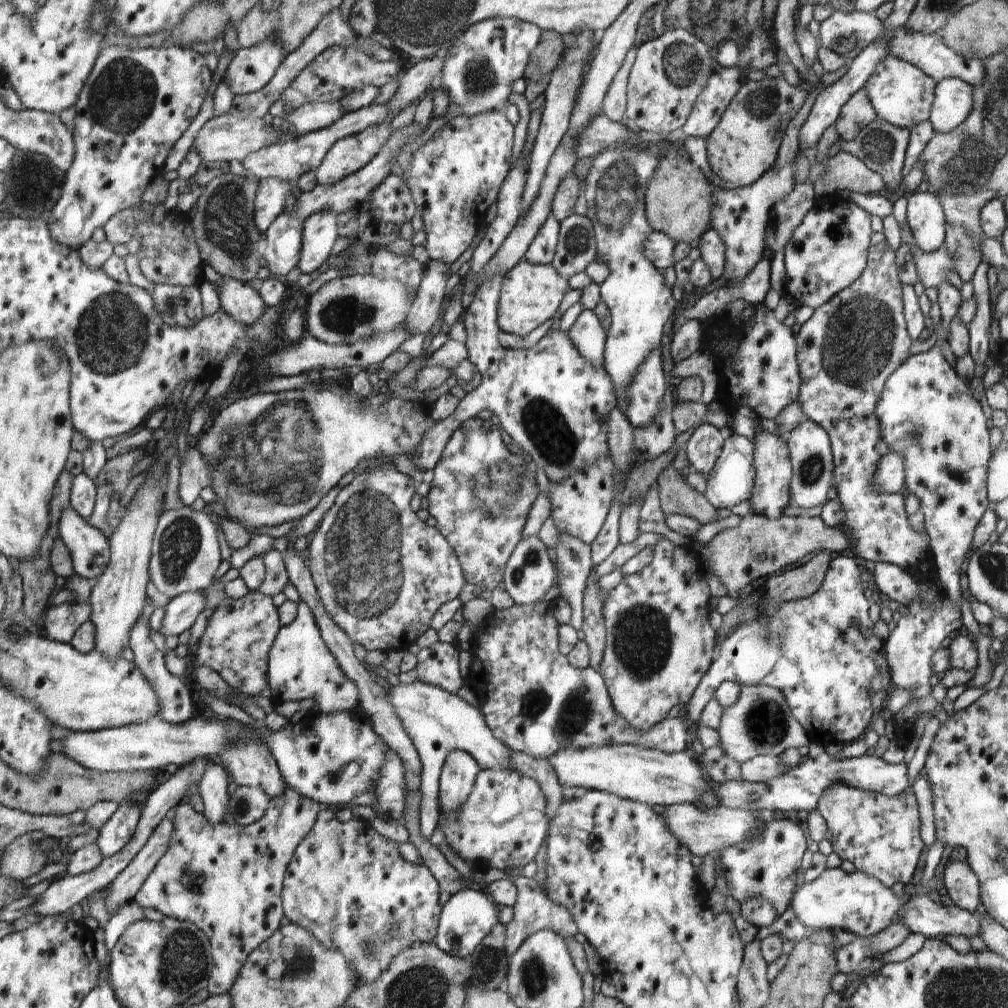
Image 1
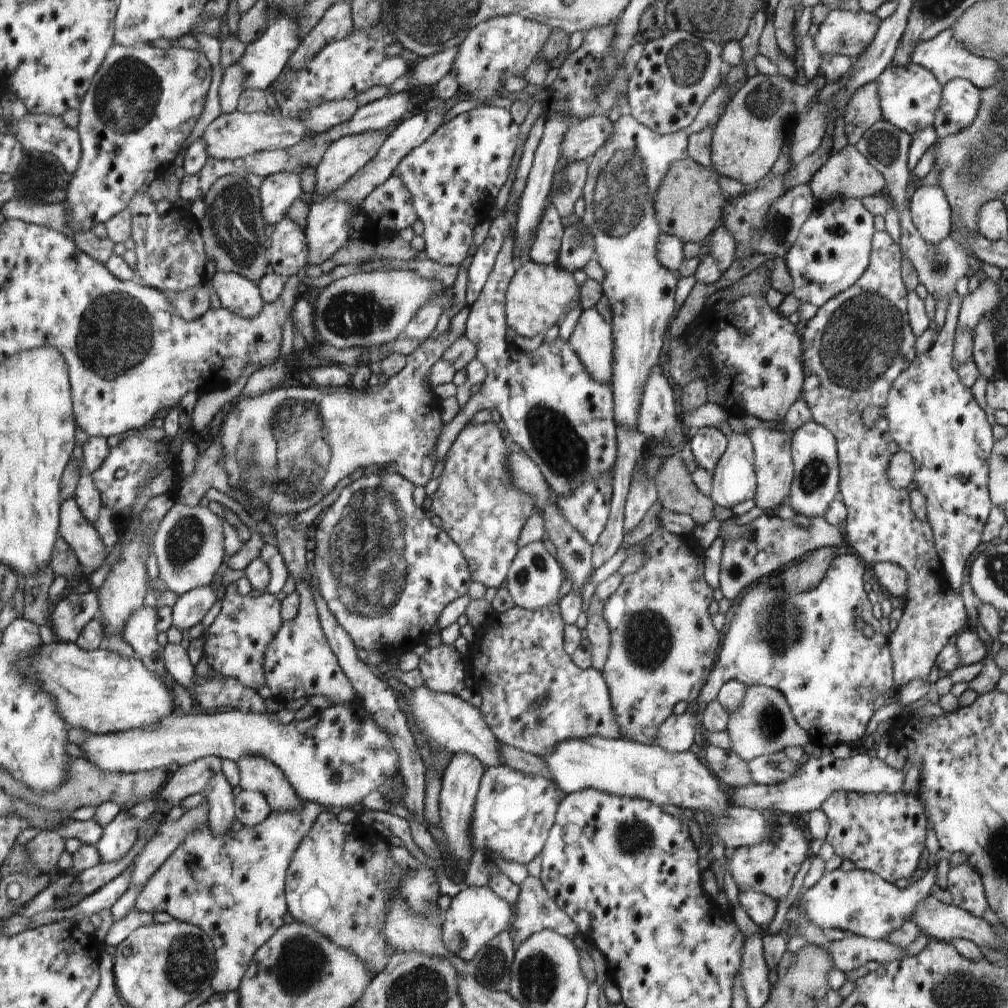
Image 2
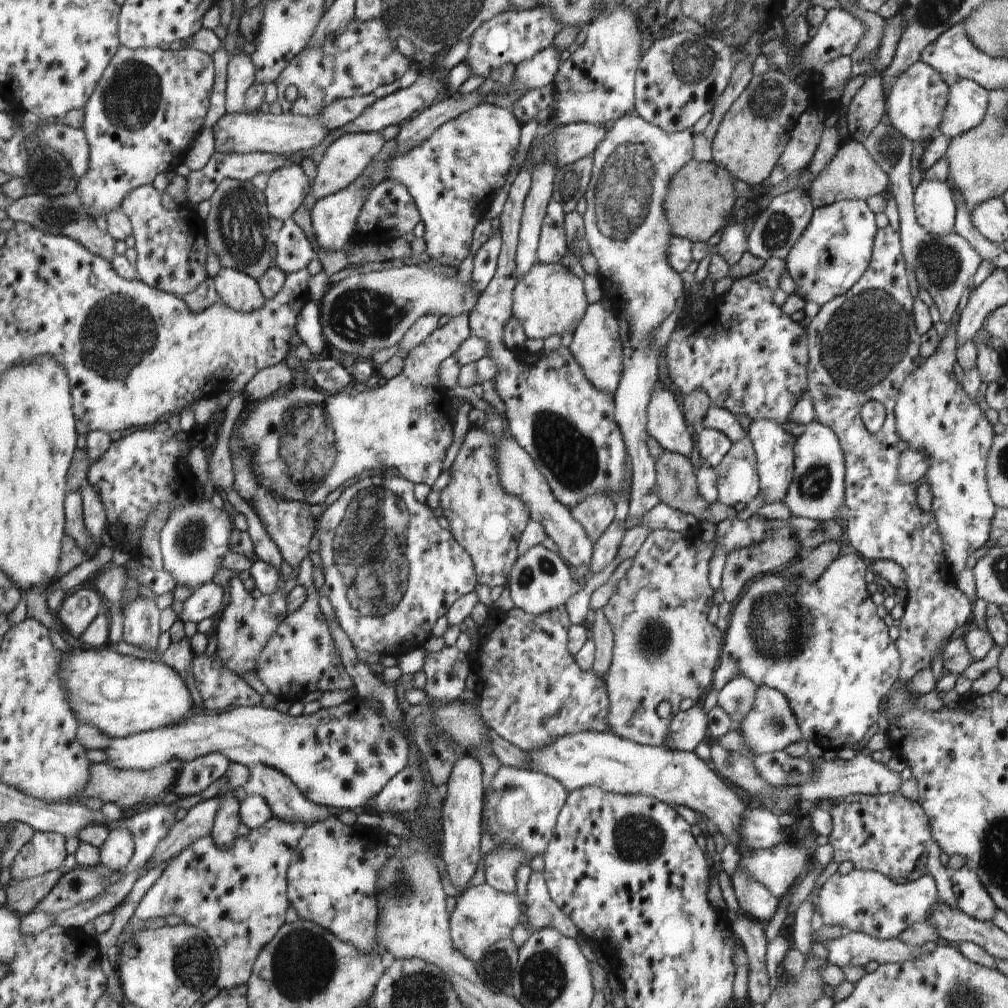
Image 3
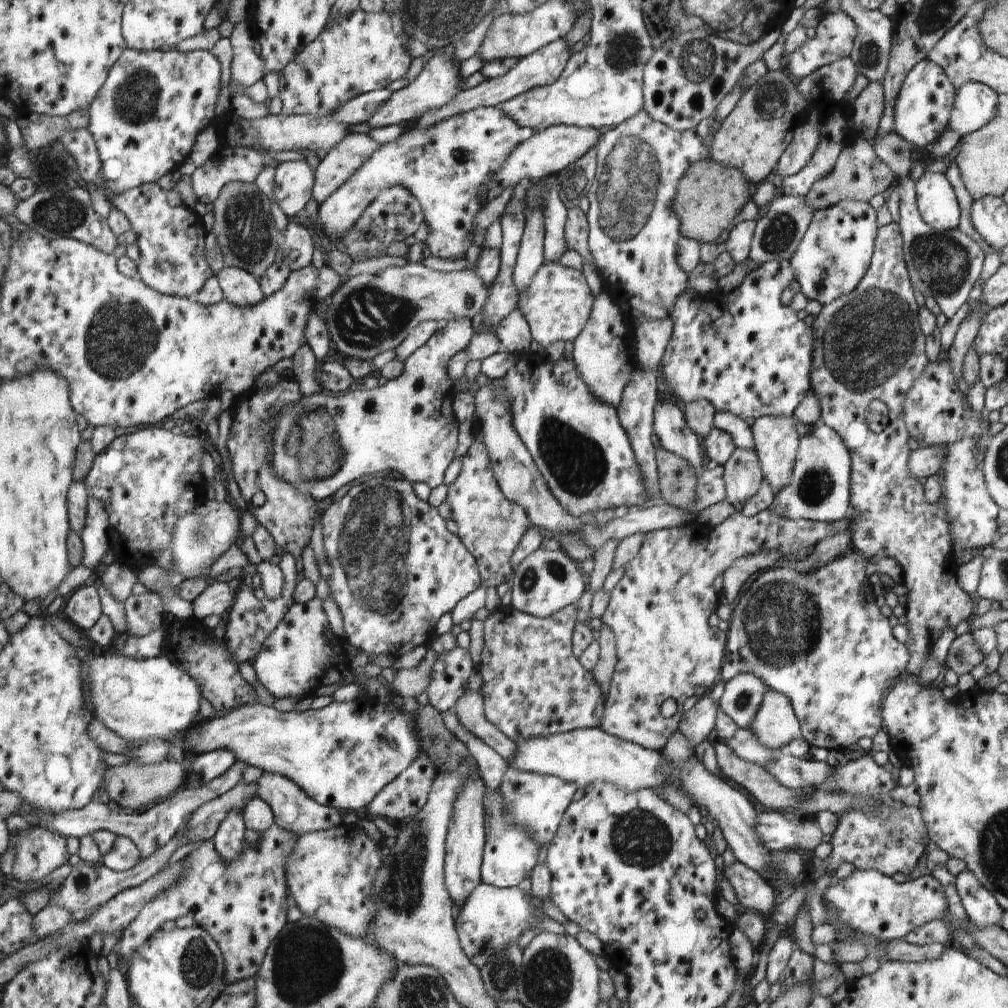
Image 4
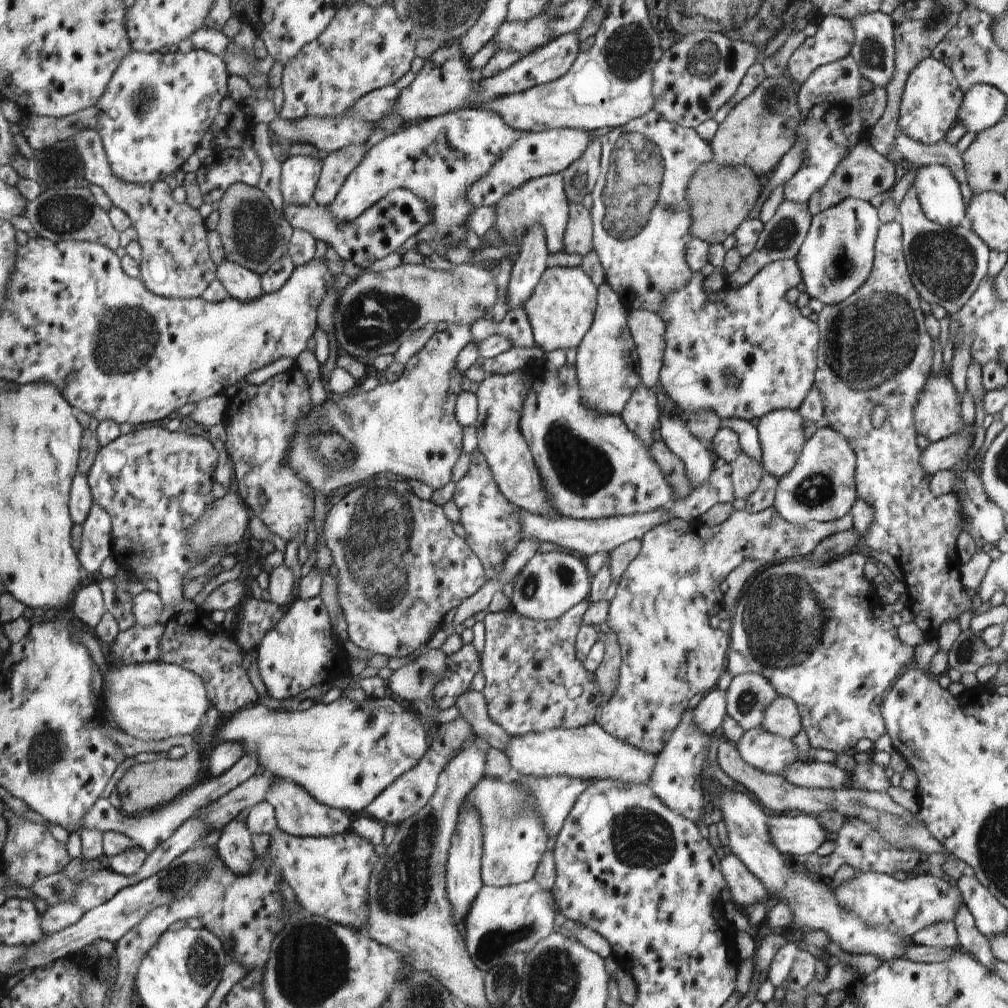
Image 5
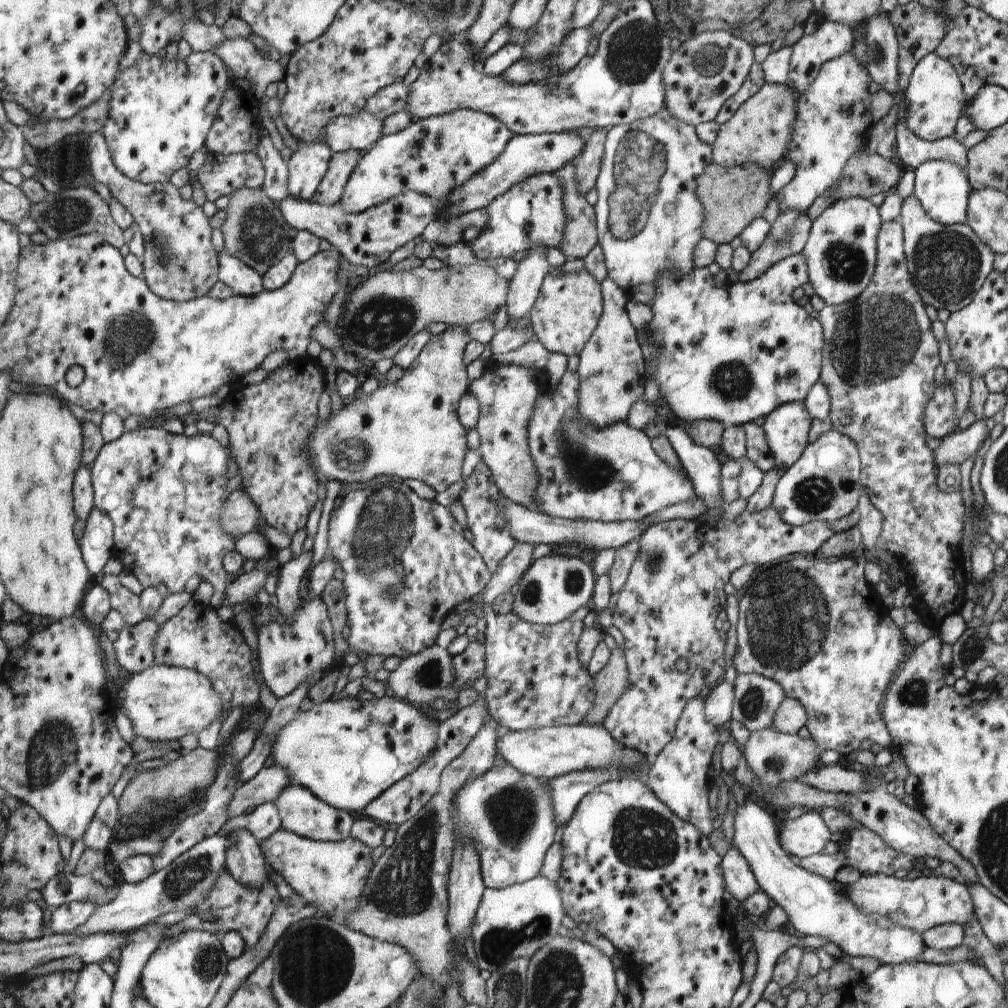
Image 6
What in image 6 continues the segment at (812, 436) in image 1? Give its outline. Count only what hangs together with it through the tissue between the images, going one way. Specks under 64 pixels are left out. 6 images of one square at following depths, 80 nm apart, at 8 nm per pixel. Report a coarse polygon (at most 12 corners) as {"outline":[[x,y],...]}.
{"outline":[[832,429],[777,480],[794,527],[834,523],[862,492],[856,444]]}

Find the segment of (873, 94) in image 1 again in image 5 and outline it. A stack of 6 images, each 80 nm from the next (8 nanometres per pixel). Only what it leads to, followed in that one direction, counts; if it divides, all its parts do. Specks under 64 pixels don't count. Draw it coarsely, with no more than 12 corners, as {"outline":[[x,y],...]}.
{"outline":[[924,58],[904,88],[898,127],[941,143],[965,93],[944,62]]}

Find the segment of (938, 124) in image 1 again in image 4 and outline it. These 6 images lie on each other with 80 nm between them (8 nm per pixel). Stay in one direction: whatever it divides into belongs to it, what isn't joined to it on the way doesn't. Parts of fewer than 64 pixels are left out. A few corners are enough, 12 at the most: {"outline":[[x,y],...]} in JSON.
{"outline":[[982,83],[956,87],[947,130],[965,137],[993,117]]}

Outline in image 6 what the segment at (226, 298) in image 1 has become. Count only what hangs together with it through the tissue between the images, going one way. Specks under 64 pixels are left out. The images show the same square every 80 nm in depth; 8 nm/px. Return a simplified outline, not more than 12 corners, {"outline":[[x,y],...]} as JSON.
{"outline":[[226,248],[217,254],[219,281],[234,295],[262,293],[262,278]]}

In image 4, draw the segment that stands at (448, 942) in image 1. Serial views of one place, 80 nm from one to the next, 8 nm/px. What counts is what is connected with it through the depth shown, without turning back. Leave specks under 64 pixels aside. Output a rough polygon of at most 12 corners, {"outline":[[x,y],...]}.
{"outline":[[482,882],[460,906],[461,947],[481,969],[528,930],[519,887]]}

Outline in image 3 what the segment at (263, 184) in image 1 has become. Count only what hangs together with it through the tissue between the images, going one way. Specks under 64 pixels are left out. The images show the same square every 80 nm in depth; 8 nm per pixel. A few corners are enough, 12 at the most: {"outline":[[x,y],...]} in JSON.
{"outline":[[290,162],[269,176],[270,217],[292,219],[311,191],[302,166]]}

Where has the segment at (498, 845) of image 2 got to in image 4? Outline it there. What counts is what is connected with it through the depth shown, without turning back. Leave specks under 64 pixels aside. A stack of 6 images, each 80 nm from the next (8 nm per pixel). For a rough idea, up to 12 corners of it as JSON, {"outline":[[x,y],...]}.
{"outline":[[509,766],[497,790],[541,848],[578,788]]}

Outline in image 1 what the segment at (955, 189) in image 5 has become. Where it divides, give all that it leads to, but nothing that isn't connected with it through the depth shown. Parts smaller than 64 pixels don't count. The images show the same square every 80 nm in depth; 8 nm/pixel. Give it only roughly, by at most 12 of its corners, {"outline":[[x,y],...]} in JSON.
{"outline":[[934,192],[908,195],[908,226],[920,250],[945,243],[946,216]]}

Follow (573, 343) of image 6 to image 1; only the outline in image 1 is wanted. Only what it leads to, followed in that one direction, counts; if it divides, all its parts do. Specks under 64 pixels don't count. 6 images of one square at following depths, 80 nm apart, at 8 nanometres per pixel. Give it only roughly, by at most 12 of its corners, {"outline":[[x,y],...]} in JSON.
{"outline":[[523,259],[504,275],[498,325],[524,337],[566,292],[554,266]]}

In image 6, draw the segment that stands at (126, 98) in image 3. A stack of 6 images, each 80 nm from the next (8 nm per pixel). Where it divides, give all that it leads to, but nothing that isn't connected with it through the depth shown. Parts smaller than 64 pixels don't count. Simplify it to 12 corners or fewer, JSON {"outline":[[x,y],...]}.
{"outline":[[216,53],[142,54],[112,88],[118,172],[164,184],[231,81]]}

